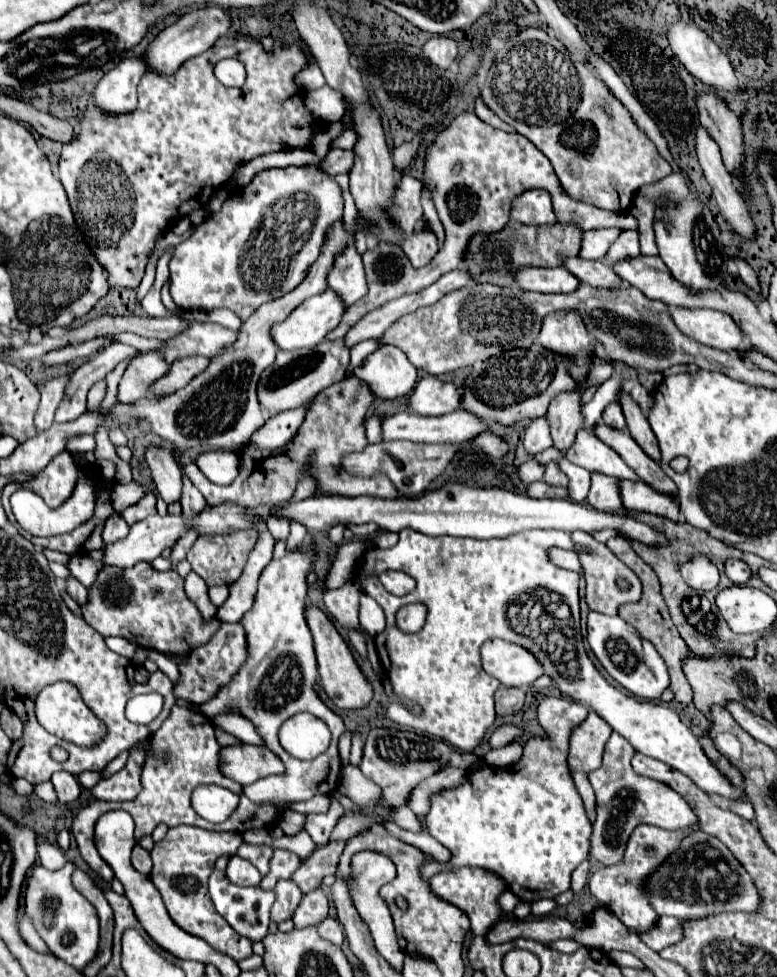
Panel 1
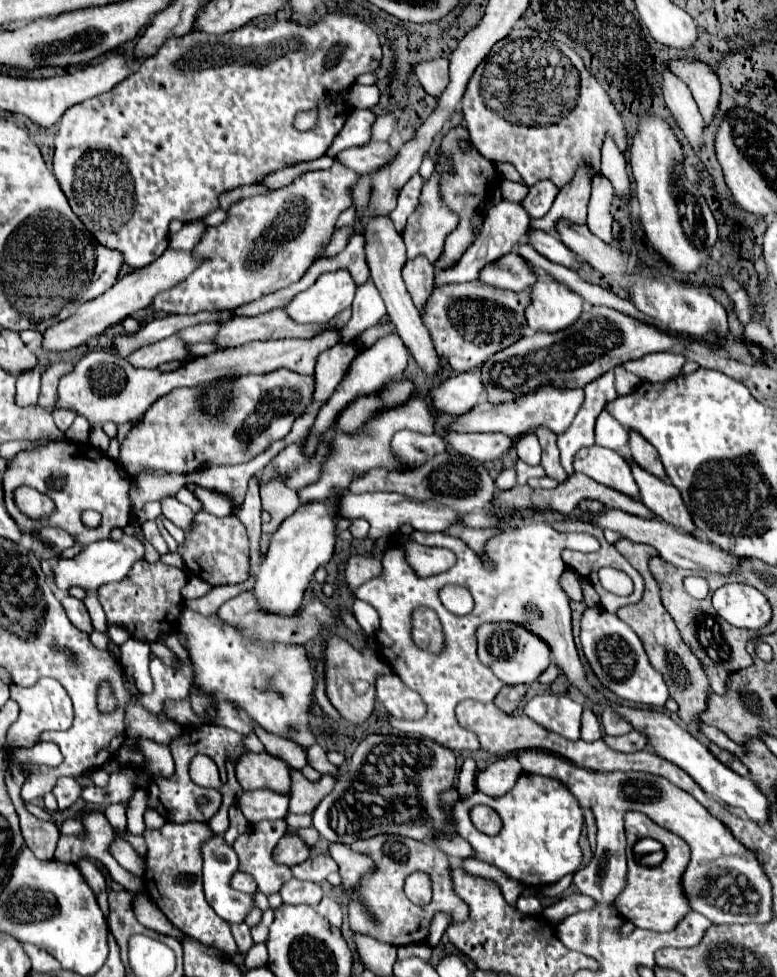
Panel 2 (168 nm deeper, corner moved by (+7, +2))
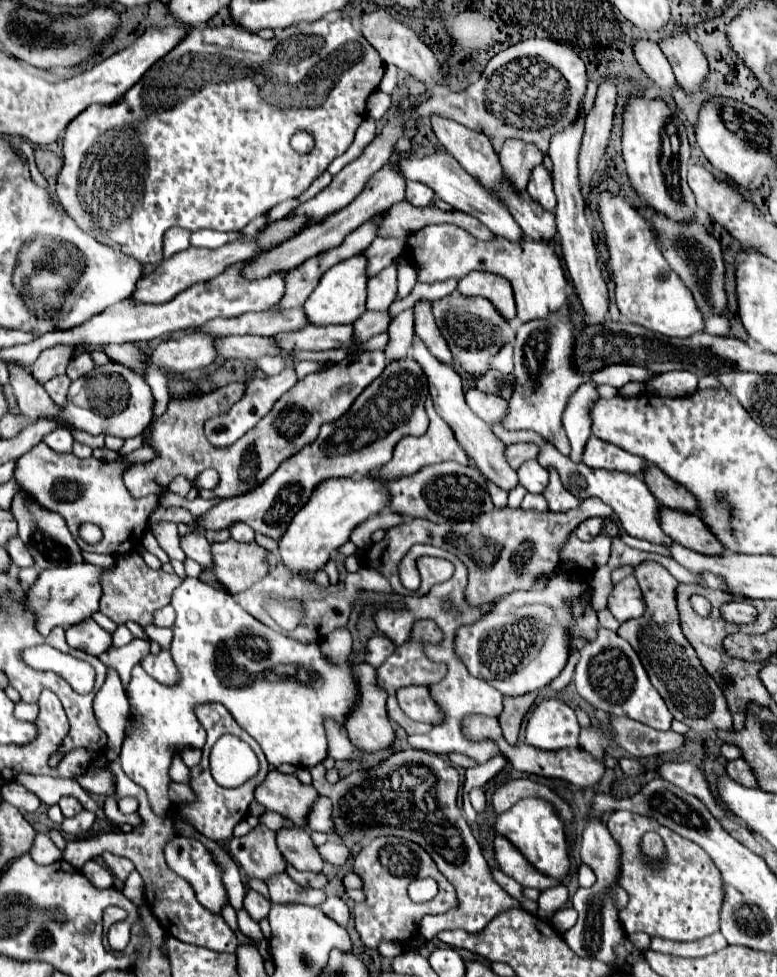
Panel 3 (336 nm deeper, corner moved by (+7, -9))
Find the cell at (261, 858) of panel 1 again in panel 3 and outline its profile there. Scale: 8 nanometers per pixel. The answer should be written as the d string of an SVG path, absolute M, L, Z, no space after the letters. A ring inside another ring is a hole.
M261 823L247 835L233 837L229 841L229 853L239 863L245 877L267 881L271 875L285 871L285 859L275 843L275 831Z

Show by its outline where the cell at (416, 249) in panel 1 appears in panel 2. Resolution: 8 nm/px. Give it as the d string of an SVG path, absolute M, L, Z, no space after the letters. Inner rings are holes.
M413 258L405 262L403 280L417 308L421 308L423 302L433 292L433 276L435 276L435 268L431 262L427 262L427 258Z

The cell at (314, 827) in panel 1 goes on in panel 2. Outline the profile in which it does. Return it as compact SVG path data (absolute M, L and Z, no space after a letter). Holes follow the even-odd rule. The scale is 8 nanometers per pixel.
M289 814L285 822L291 828L311 828L311 814Z

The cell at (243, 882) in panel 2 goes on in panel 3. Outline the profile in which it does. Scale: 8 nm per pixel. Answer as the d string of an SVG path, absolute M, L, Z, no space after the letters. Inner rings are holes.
M251 889L251 891L245 895L243 907L245 907L247 913L259 923L261 919L267 917L267 913L269 913L269 909L271 909L271 903L269 903L261 893L257 893L257 891Z

